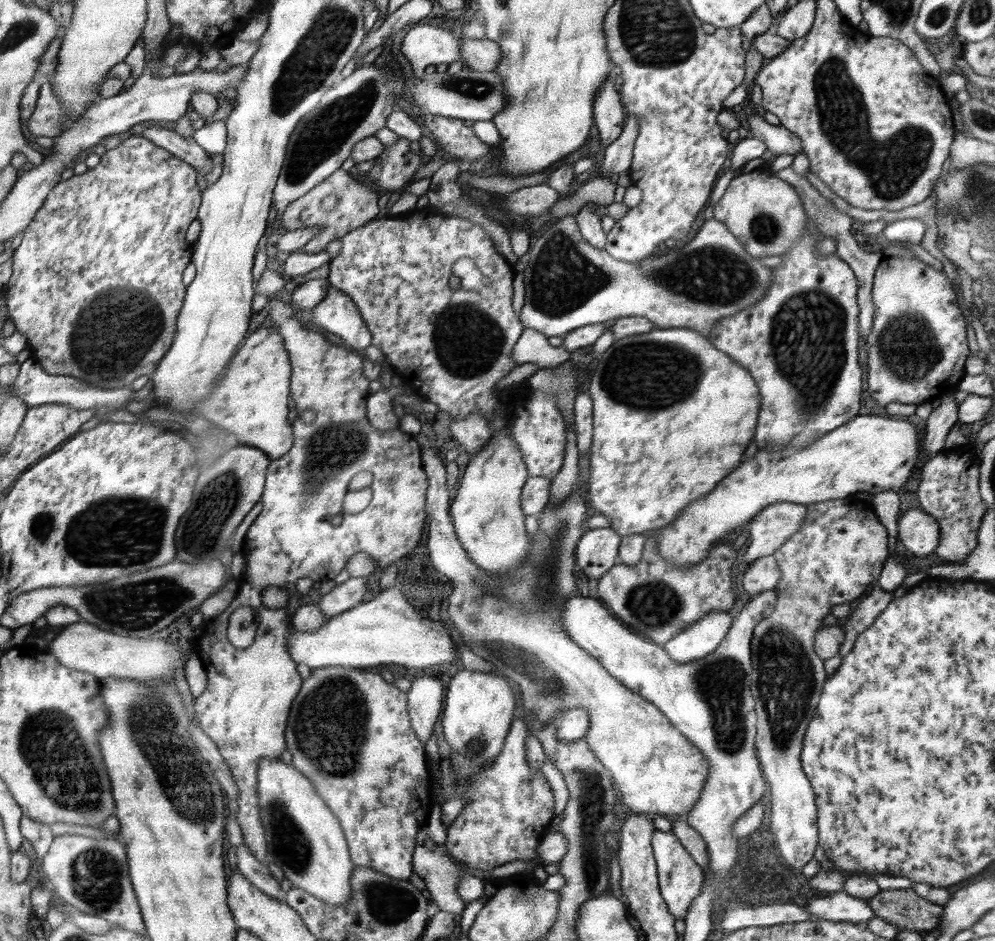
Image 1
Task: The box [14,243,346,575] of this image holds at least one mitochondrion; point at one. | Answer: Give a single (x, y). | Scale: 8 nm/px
(135, 536)

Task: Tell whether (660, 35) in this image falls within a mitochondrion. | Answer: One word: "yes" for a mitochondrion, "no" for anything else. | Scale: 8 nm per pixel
yes

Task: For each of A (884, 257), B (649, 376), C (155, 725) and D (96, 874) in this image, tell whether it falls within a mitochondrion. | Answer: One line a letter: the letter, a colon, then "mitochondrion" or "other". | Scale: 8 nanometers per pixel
A: other
B: mitochondrion
C: mitochondrion
D: mitochondrion

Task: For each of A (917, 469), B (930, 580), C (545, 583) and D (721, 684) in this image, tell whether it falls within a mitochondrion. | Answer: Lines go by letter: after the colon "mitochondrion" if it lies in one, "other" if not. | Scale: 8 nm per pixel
A: other
B: other
C: mitochondrion
D: mitochondrion

